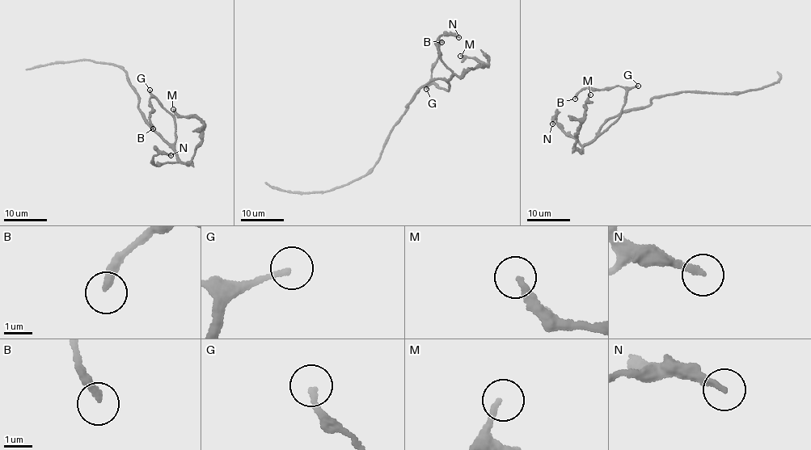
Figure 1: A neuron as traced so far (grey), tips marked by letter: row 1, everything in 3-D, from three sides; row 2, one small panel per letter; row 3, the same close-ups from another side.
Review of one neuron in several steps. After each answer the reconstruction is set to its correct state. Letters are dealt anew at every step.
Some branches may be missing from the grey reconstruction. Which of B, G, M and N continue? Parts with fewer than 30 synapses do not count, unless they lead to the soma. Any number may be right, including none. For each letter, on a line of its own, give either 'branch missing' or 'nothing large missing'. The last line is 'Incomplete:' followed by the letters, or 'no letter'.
B: nothing large missing
G: nothing large missing
M: nothing large missing
N: nothing large missing
Incomplete: no letter

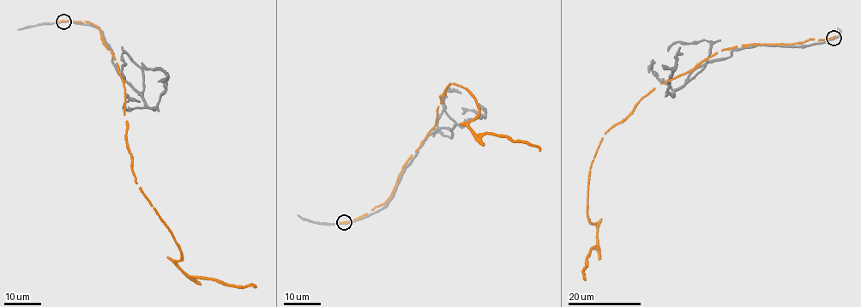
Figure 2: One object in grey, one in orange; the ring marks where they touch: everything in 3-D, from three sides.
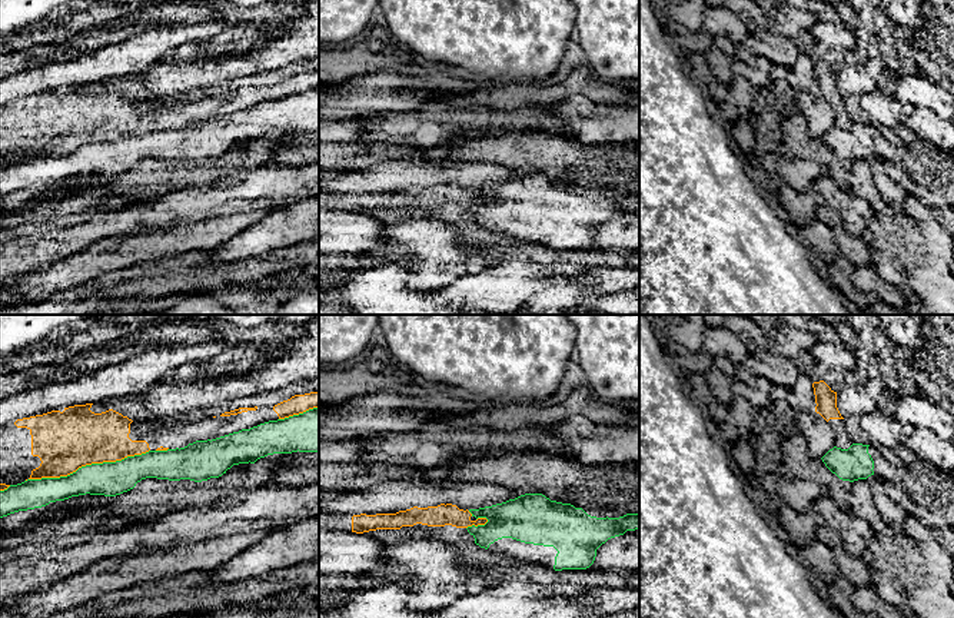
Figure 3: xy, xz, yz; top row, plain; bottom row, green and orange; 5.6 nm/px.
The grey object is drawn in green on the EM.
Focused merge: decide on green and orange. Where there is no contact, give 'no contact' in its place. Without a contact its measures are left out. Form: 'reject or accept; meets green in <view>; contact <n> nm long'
reject; meets green in xy; contact 700 nm long

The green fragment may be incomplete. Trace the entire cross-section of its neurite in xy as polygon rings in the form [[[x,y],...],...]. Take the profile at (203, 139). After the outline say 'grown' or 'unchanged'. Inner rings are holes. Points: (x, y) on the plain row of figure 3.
[[[319,86],[285,99],[269,100],[216,119],[196,120],[185,127],[149,130],[116,142],[92,143],[60,157],[27,159],[0,170],[0,197],[19,190],[41,187],[50,182],[64,180],[79,175],[116,176],[136,166],[146,157],[195,162],[219,157],[233,144],[255,143],[273,133],[319,132]]]; unchanged

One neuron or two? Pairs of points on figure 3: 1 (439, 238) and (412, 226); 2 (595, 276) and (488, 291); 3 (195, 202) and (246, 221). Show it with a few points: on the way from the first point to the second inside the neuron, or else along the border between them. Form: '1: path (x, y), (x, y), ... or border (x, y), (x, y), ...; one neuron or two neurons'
1: path (432, 231), (428, 226), (419, 226); one neuron
2: path (568, 283), (515, 283); one neuron
3: border (262, 212), (235, 212), (196, 222); two neurons

